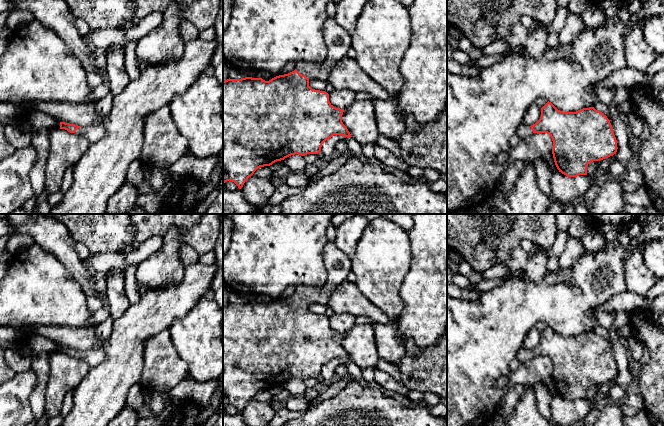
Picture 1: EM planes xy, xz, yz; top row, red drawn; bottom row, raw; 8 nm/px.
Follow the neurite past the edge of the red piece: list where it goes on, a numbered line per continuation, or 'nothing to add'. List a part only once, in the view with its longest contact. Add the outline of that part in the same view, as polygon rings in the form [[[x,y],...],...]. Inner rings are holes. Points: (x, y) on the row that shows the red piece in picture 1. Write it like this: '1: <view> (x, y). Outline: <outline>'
1: xz (312, 70). Outline: [[[299,61],[296,63],[296,70],[305,75],[309,80],[328,79],[329,73],[333,67],[327,67],[323,62]]]

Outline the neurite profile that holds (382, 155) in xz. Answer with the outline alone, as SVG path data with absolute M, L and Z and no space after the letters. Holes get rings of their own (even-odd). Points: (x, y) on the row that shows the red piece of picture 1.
M376 144L374 146L374 159L377 163L382 163L393 169L402 171L408 171L410 169L410 165L408 165L403 159L398 158L388 149Z

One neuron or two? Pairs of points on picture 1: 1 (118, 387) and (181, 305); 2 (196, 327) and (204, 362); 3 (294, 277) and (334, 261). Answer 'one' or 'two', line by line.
1: one
2: one
3: two

